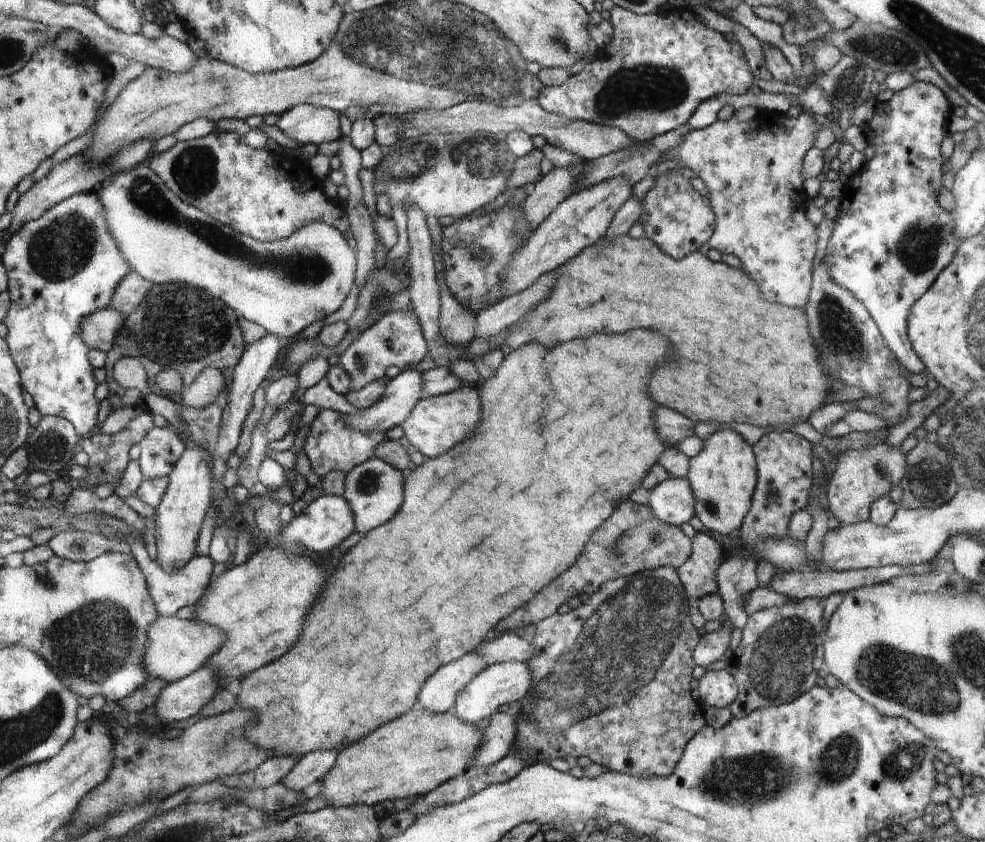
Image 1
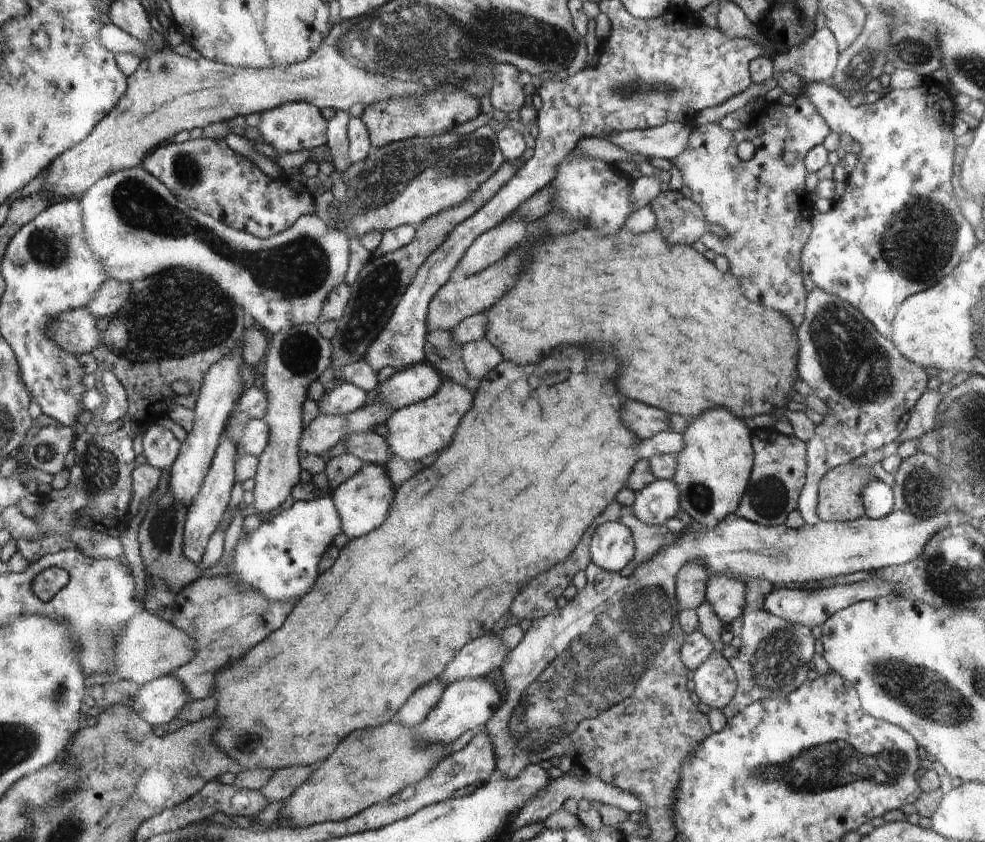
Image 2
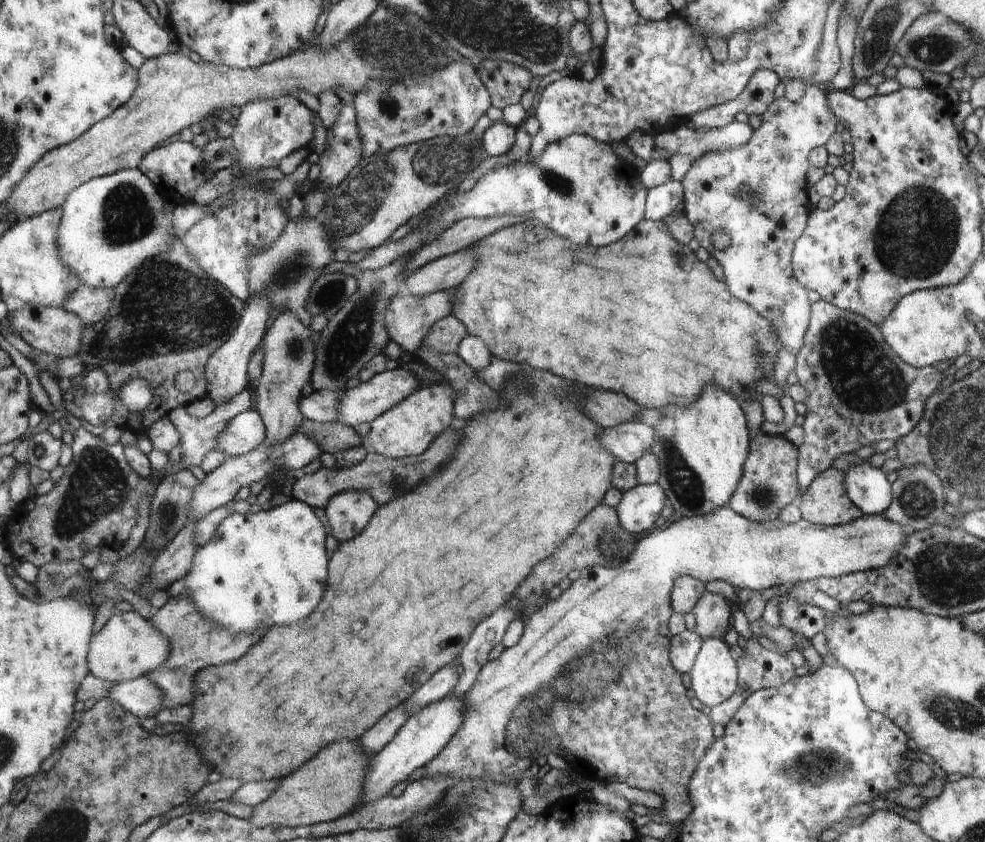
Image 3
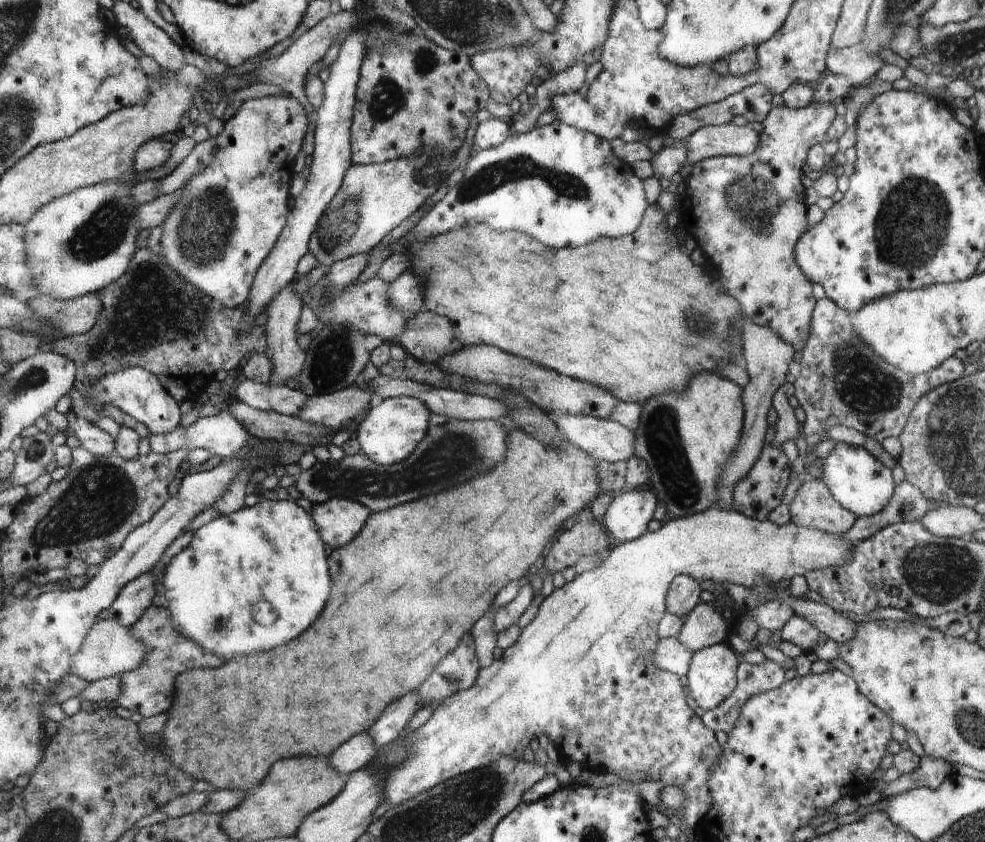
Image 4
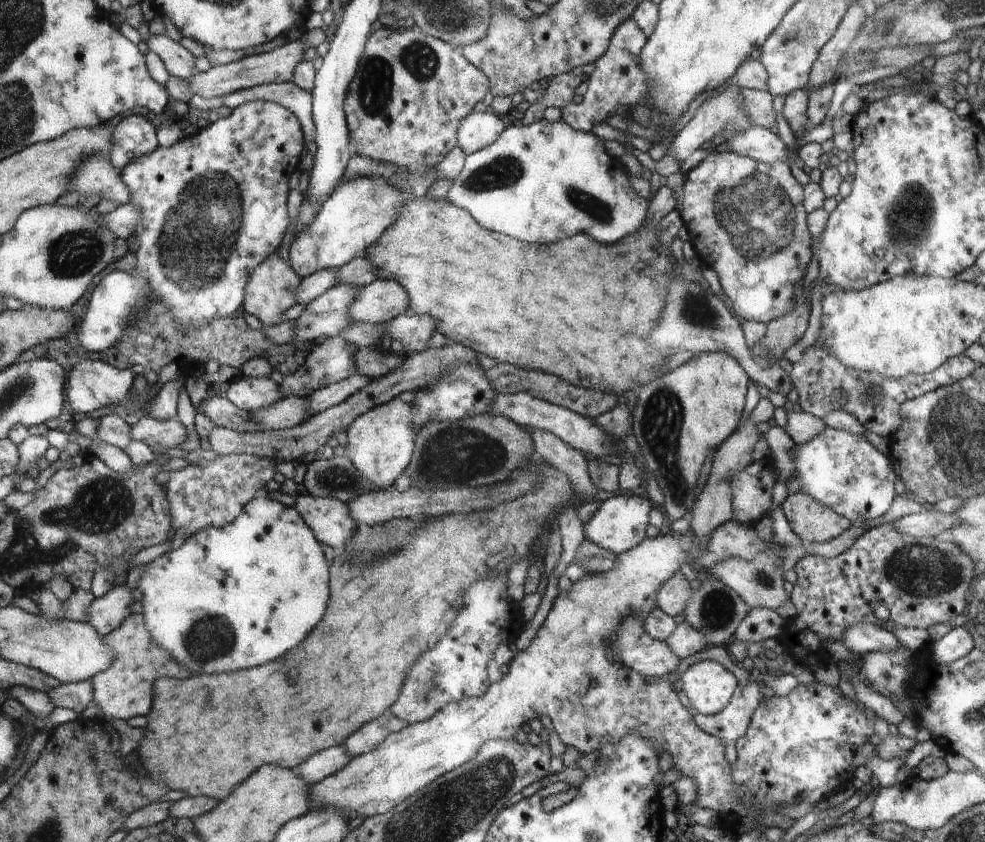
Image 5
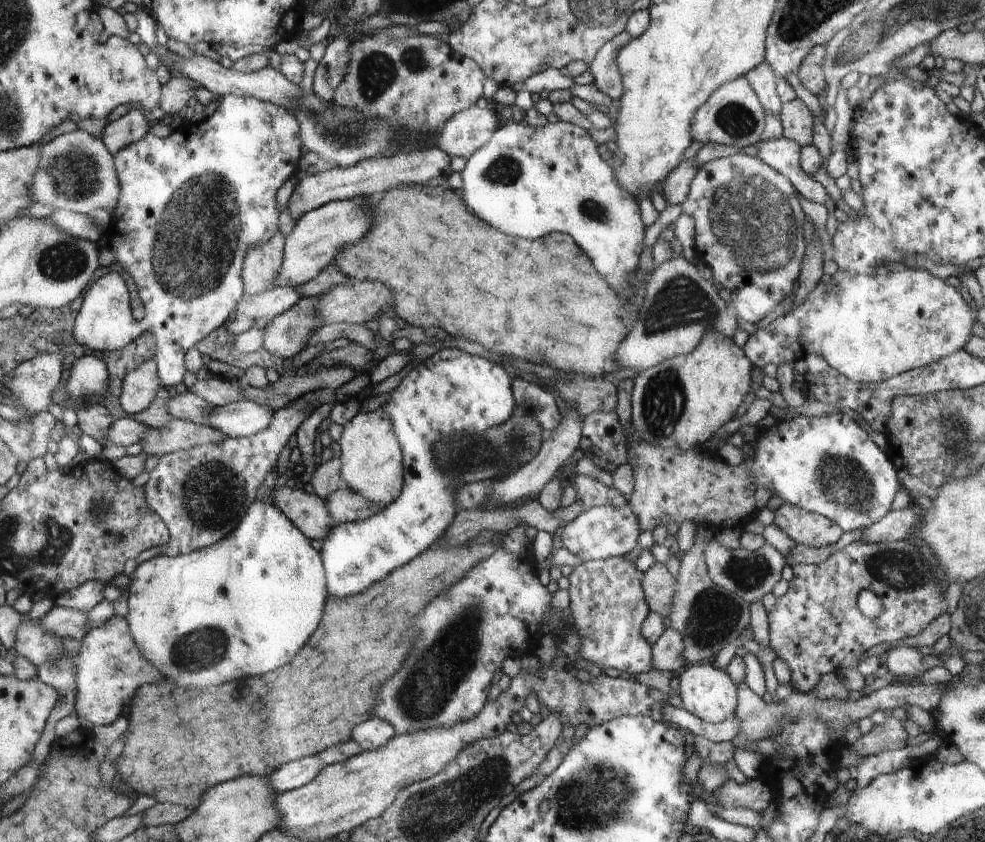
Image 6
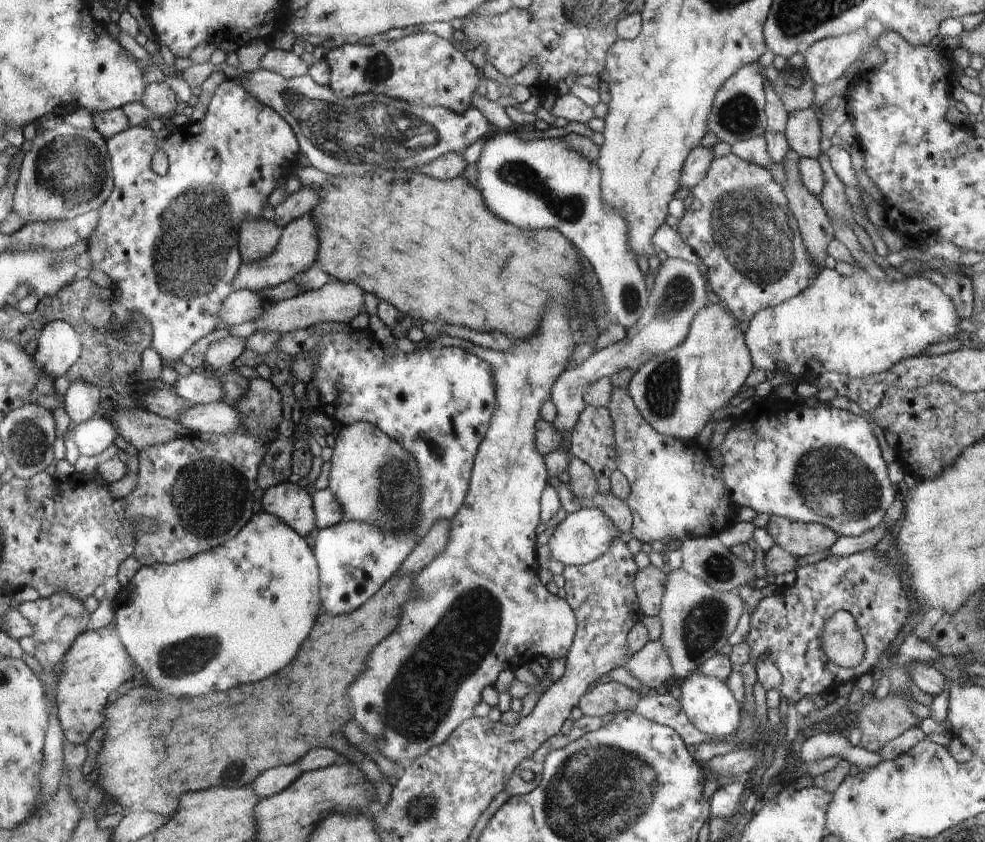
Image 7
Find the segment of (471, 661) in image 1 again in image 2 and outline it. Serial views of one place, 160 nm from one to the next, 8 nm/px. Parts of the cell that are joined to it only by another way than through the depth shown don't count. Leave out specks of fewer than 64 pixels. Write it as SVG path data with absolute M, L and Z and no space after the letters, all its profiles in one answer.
M434 678L432 682L418 688L404 707L396 714L394 721L400 721L403 725L416 727L427 719L427 716L434 710L434 707L441 701L442 693L446 688L439 679Z

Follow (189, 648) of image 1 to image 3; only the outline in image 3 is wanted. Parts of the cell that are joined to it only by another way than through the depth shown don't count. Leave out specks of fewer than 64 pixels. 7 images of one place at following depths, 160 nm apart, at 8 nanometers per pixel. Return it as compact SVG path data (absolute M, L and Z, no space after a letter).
M114 612L90 643L90 672L99 679L119 683L156 671L171 655L171 644L150 620L138 612Z

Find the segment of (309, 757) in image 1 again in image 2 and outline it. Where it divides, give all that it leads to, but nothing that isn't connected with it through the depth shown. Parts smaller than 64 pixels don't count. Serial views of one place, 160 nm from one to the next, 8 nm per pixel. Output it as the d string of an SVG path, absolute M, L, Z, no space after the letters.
M292 765L283 769L276 769L275 776L264 785L260 792L270 801L286 800L313 772L315 766Z

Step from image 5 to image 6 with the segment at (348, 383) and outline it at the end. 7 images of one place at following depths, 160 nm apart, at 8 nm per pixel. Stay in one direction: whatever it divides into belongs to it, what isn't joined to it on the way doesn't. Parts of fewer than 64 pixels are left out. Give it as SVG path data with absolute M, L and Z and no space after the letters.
M304 398L292 401L288 406L277 409L266 430L257 432L249 437L226 437L219 445L202 445L192 450L179 450L173 453L165 453L158 456L158 465L150 474L150 479L144 485L145 499L161 516L169 528L170 540L164 554L169 557L185 555L189 552L206 548L232 534L240 526L242 519L249 512L252 502L256 500L256 492L260 484L264 482L266 474L276 466L276 460L282 452L282 448L288 444L290 436L300 428L300 425L315 409Z

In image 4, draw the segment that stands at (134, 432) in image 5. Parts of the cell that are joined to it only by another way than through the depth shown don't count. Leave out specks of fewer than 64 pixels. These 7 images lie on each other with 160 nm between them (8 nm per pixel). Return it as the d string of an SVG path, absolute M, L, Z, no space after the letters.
M227 409L221 410L213 416L198 417L196 422L187 428L178 426L170 434L150 434L148 437L152 453L163 455L183 448L188 450L206 449L222 459L232 457L254 438L248 429L239 420L236 420L236 417Z

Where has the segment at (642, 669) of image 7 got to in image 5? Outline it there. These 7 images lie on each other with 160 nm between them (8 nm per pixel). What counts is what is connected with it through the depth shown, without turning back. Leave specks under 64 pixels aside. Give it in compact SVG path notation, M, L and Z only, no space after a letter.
M678 619L677 627L665 641L669 649L682 659L708 648L705 634L692 623L682 619Z

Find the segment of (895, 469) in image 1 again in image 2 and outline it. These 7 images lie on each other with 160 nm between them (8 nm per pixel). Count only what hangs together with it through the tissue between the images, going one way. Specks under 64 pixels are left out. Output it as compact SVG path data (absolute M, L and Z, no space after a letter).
M848 463L833 468L820 482L819 516L824 521L840 522L864 517L861 494L874 479L872 466Z

